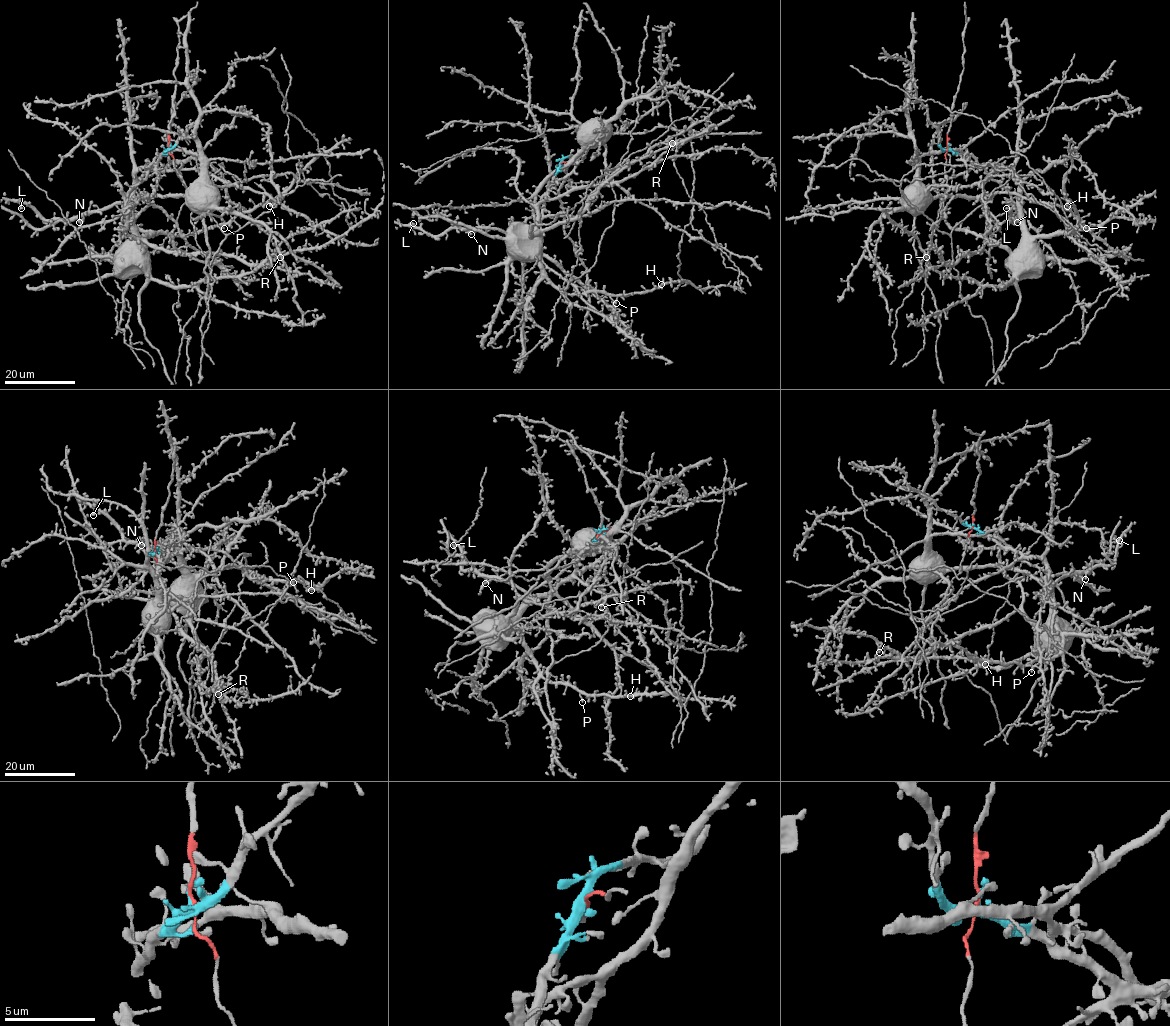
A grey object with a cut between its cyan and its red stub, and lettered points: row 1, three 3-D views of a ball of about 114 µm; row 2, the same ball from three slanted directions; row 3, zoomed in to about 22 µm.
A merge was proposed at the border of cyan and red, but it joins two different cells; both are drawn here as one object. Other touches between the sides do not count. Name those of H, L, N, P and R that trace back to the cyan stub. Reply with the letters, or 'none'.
H, L, N, P, R

